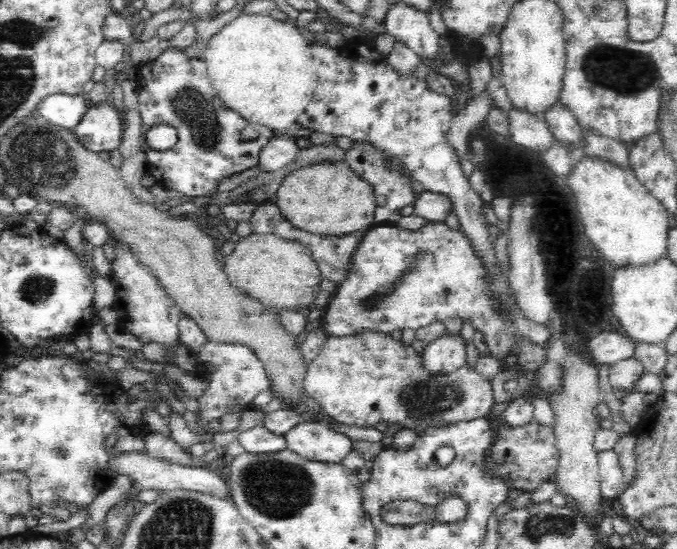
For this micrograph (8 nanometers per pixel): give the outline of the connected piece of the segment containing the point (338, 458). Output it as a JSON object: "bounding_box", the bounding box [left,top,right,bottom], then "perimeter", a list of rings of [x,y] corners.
{"bounding_box":[285,421,353,464],"perimeter":[[[300,421],[285,434],[287,447],[312,461],[340,464],[350,451],[353,441],[323,422]]]}

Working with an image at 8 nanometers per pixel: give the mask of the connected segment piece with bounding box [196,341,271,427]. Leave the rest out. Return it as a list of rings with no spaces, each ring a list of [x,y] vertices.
[[[210,341],[205,348],[196,356],[196,362],[199,369],[203,368],[204,362],[215,362],[219,368],[209,379],[209,389],[200,399],[200,409],[202,409],[202,419],[198,423],[203,427],[209,421],[214,421],[224,414],[224,410],[229,403],[236,401],[238,405],[251,404],[254,398],[262,390],[270,389],[271,384],[269,375],[266,374],[265,366],[261,359],[255,353],[254,348],[245,343],[214,343]]]

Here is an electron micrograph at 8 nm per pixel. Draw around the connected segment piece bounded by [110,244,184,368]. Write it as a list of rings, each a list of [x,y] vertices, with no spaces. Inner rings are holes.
[[[115,244],[115,249],[116,260],[111,264],[113,275],[110,280],[118,295],[118,305],[112,308],[116,314],[116,324],[120,330],[134,335],[141,343],[158,344],[164,349],[164,363],[178,368],[176,349],[181,344],[178,324],[184,315],[178,306],[175,306],[175,302],[170,299],[170,296],[160,289],[158,281],[149,275],[148,270],[136,263],[130,249],[122,244]]]

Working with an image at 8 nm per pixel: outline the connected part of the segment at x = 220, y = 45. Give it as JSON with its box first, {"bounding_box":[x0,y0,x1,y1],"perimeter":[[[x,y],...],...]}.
{"bounding_box":[203,12,318,130],"perimeter":[[[244,12],[222,26],[207,42],[203,53],[217,95],[252,124],[286,130],[313,100],[318,75],[308,38],[289,21]]]}

